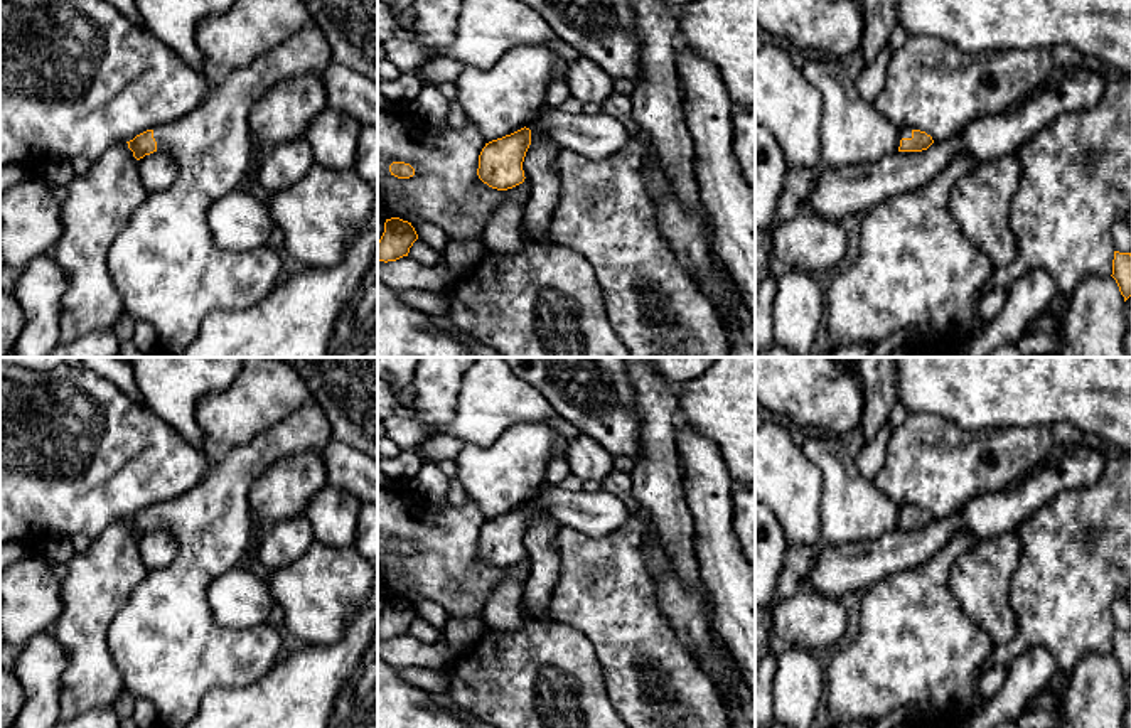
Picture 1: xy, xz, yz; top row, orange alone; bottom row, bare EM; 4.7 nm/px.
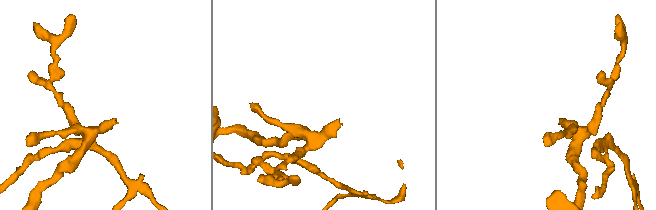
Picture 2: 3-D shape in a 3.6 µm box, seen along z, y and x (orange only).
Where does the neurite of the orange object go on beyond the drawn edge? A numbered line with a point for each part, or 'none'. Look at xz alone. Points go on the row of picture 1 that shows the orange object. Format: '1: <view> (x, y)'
1: xz (503, 235)

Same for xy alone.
1: xy (164, 263)

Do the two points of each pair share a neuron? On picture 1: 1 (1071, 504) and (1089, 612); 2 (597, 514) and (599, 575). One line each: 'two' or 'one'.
1: one
2: two

